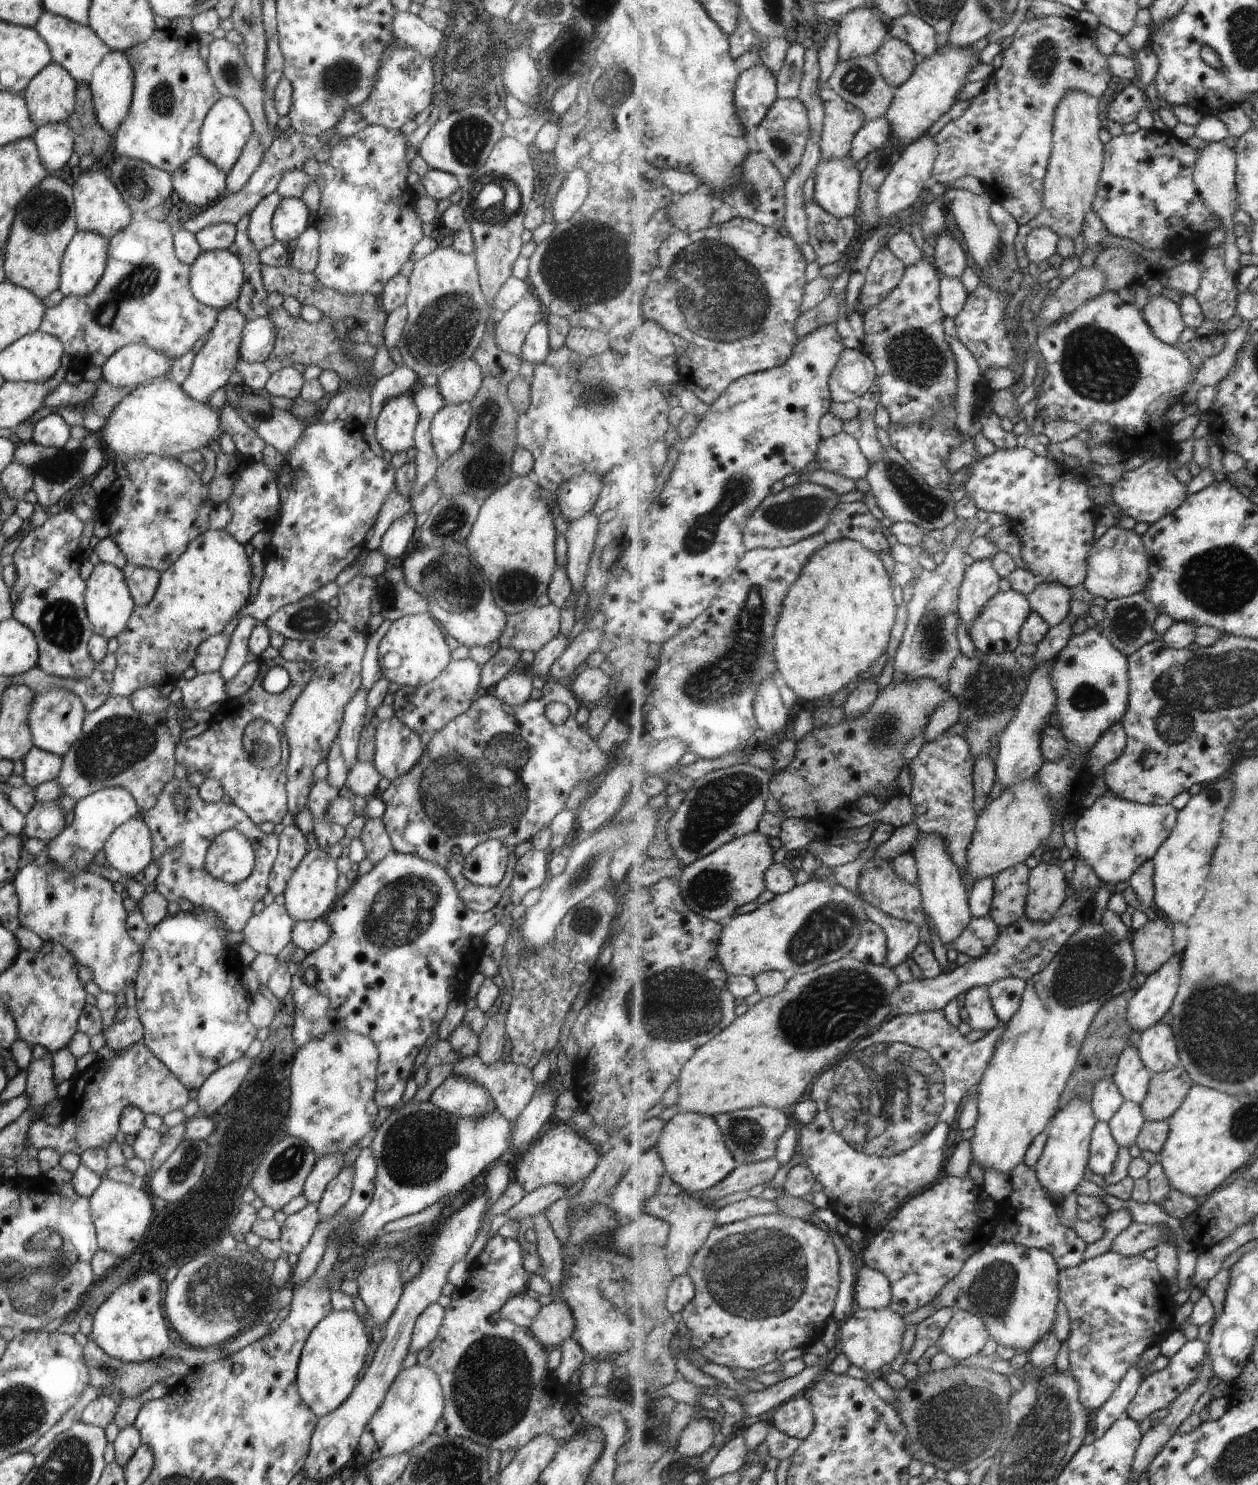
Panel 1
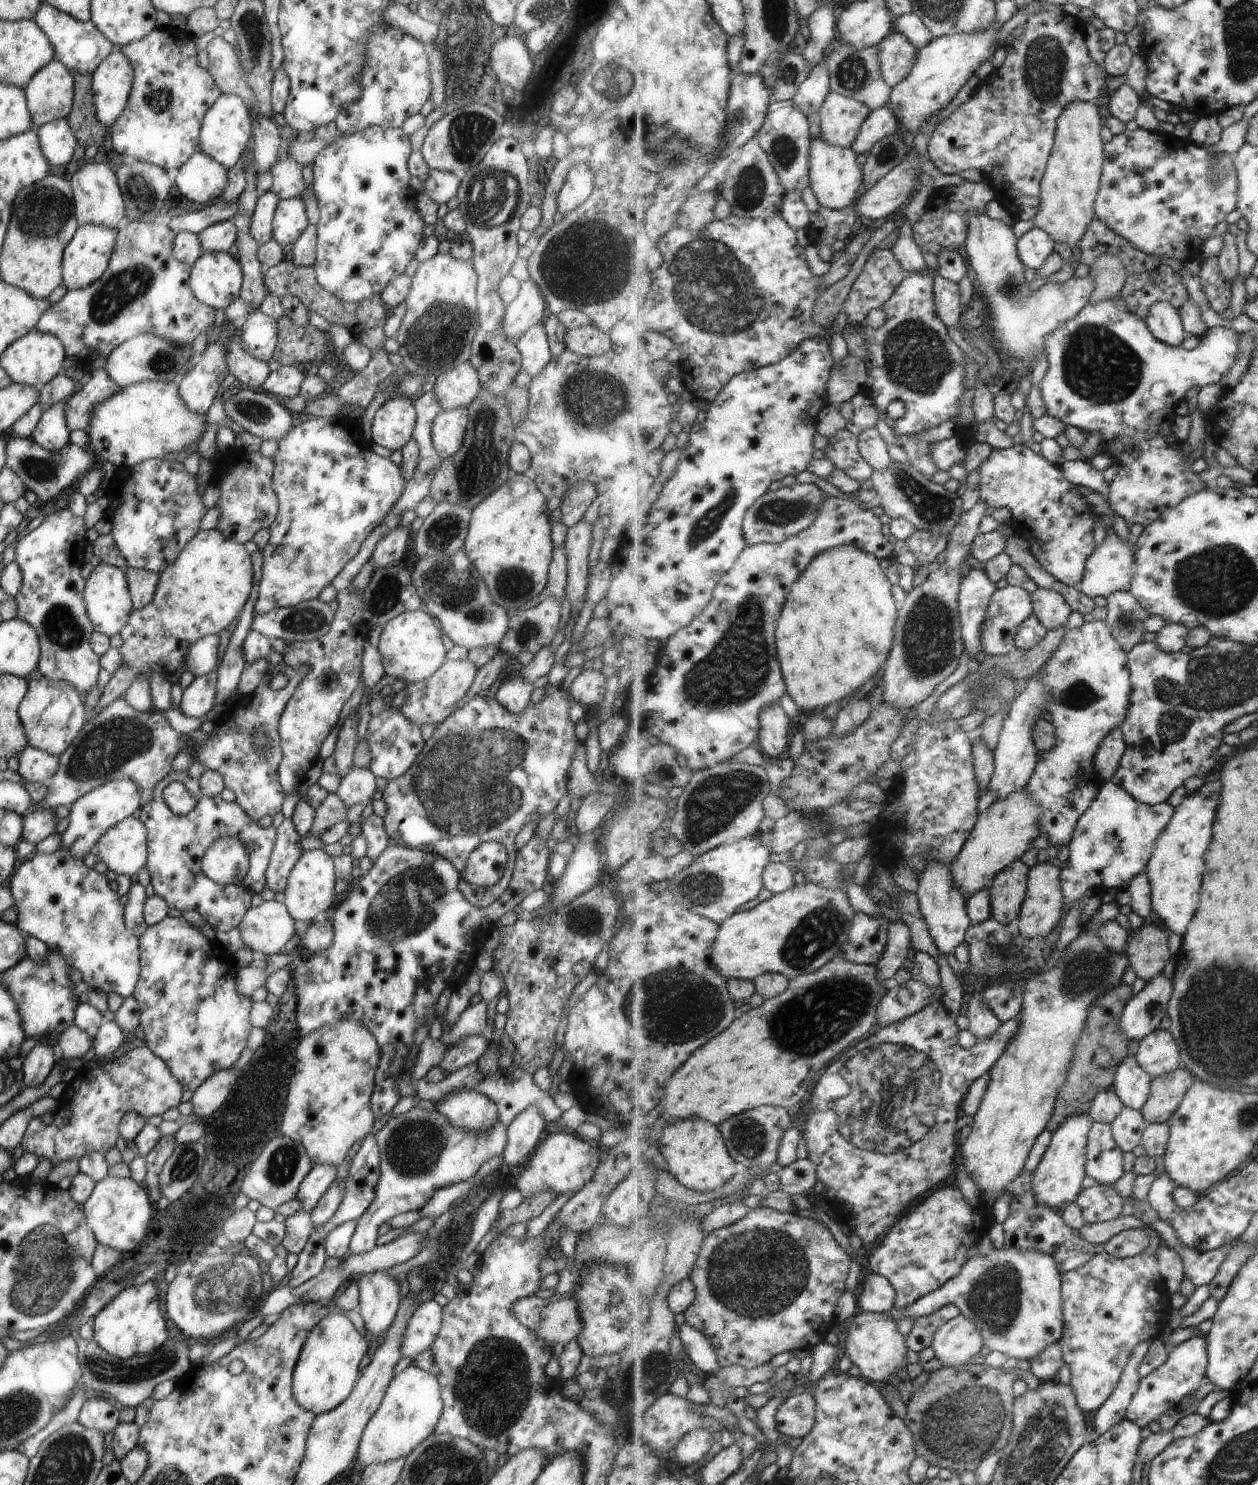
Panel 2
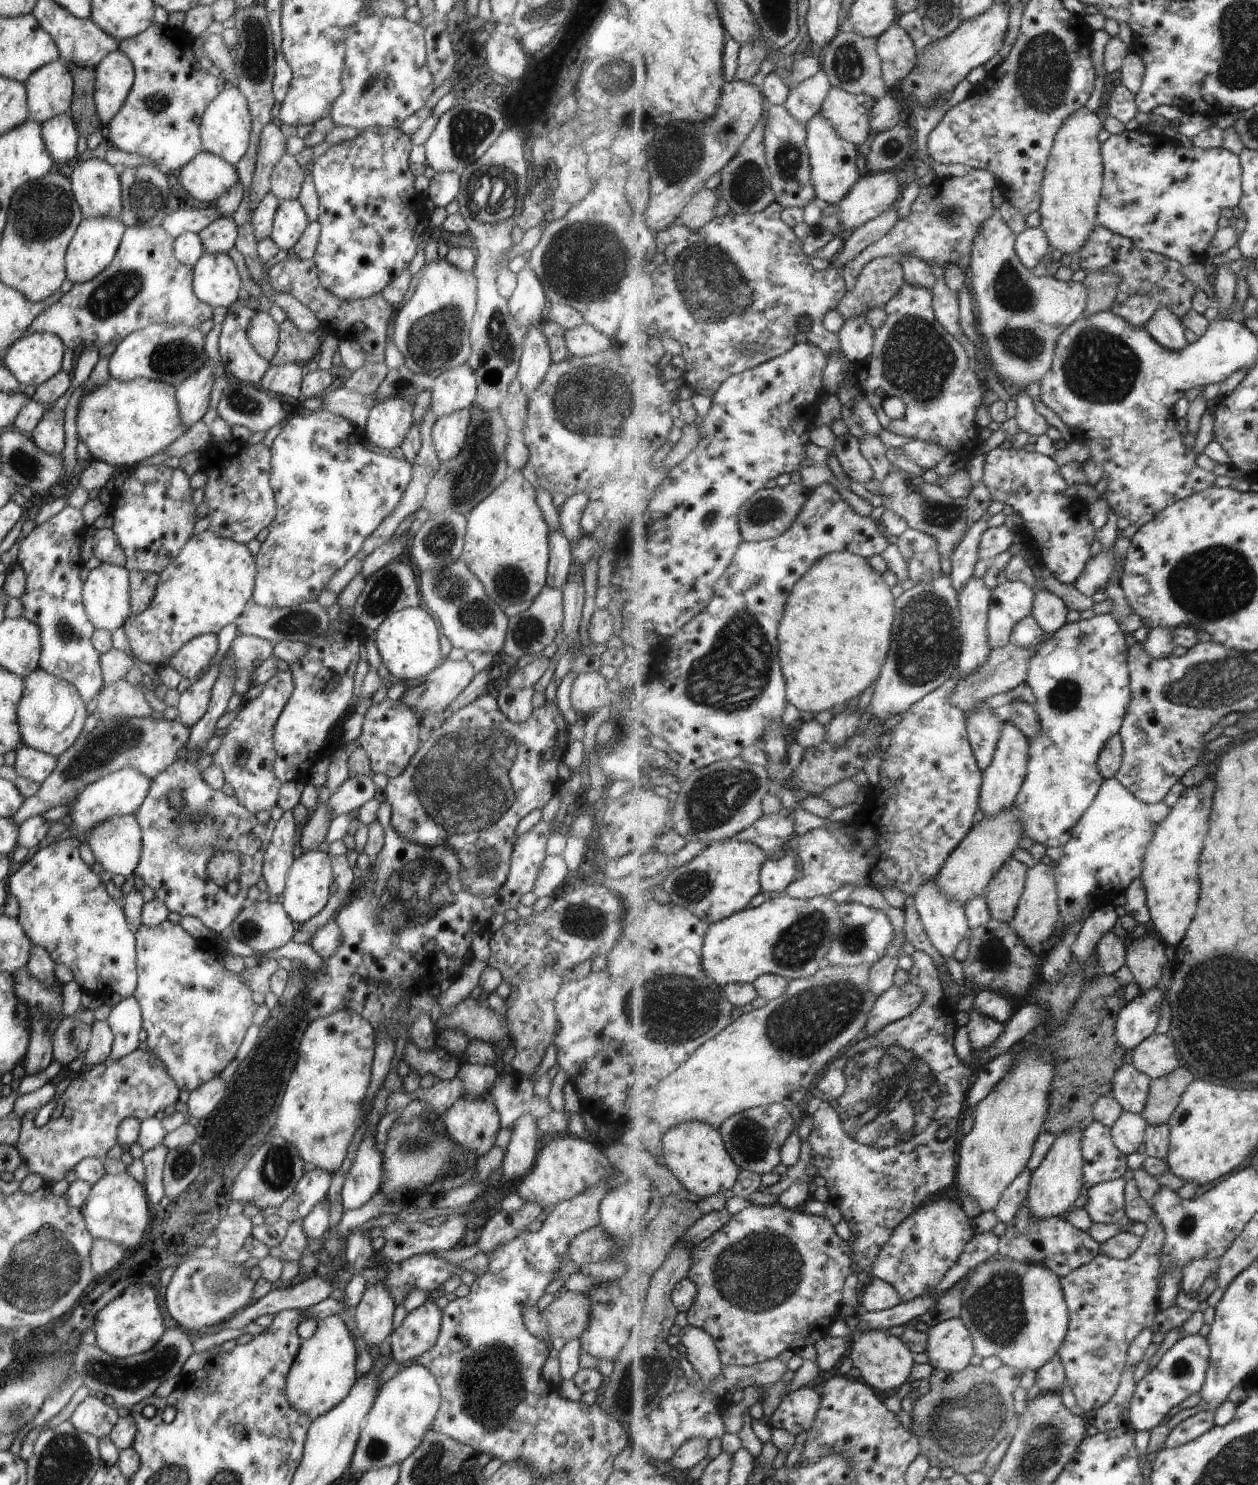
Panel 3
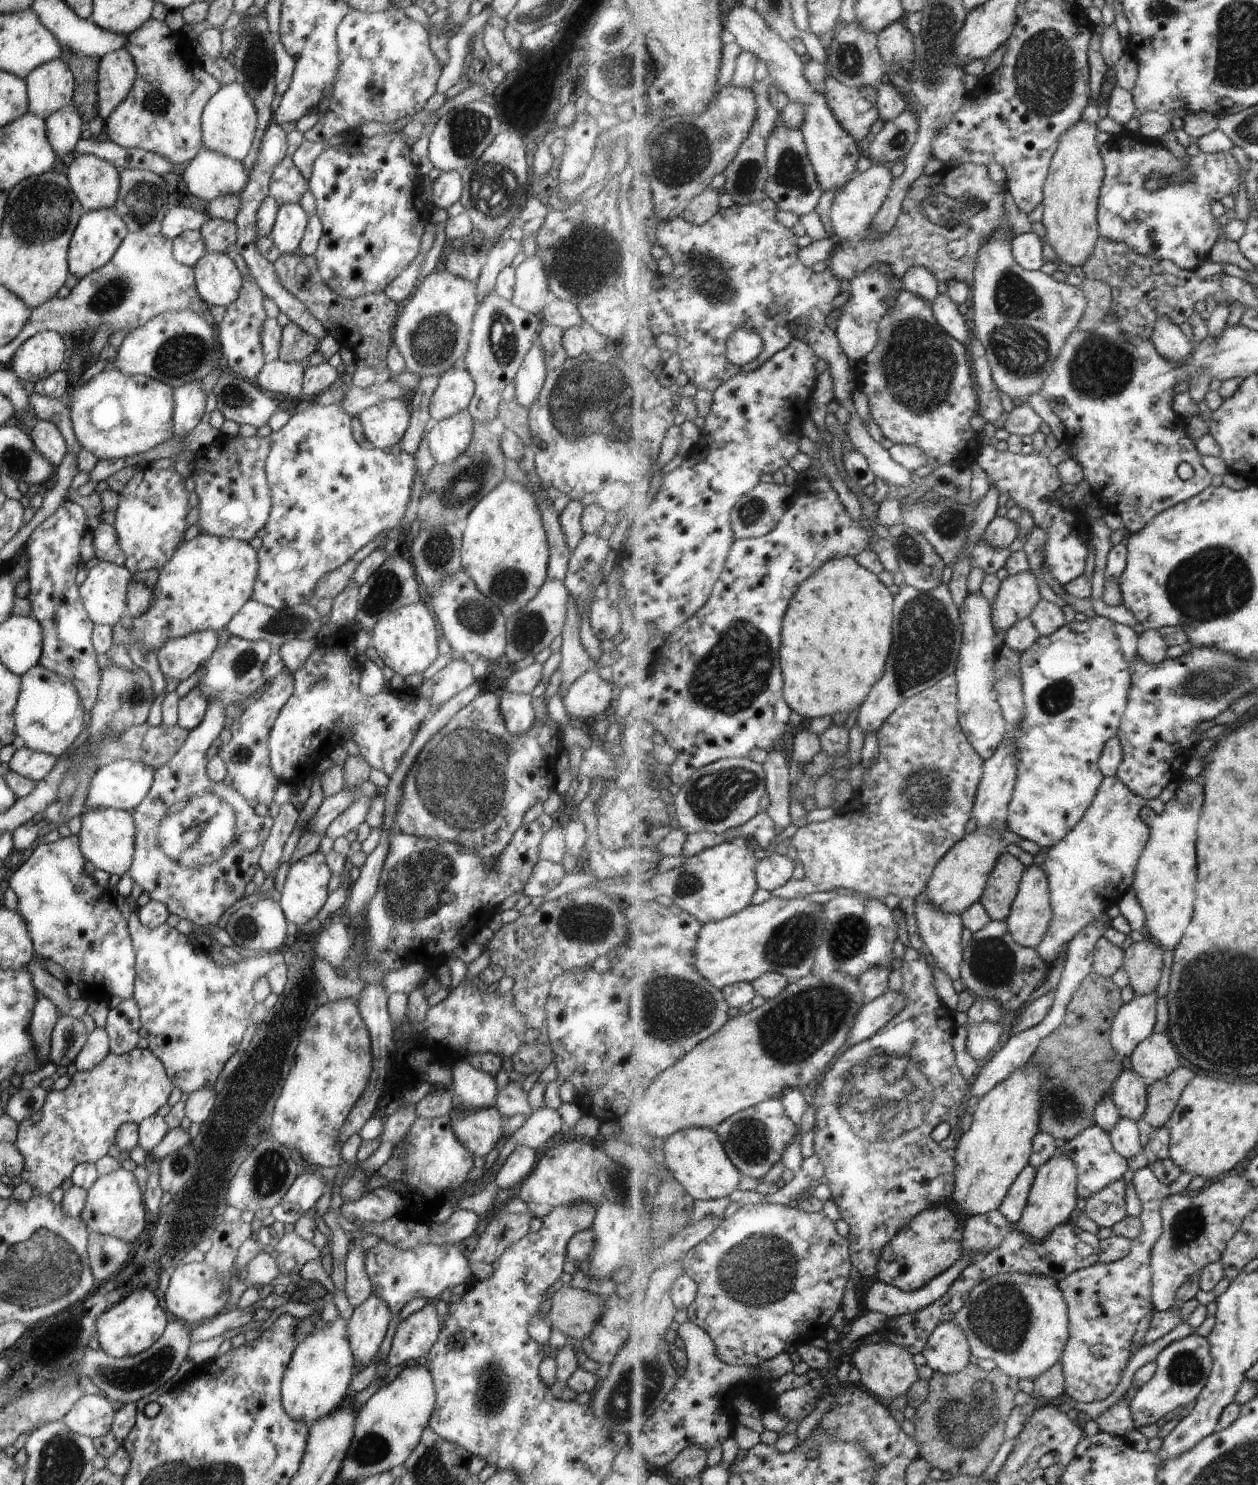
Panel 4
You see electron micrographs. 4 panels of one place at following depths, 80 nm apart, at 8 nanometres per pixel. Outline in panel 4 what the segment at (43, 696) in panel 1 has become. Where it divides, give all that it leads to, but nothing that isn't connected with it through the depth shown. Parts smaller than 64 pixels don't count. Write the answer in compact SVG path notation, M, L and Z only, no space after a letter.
M39 663L20 676L20 691L16 698L12 719L17 736L28 749L54 757L65 753L83 725L84 708L69 679L48 671Z

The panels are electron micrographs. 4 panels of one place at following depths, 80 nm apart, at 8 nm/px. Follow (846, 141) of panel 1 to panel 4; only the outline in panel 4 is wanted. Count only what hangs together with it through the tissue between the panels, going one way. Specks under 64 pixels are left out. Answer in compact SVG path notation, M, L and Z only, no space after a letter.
M831 75L826 83L824 95L843 128L858 142L871 139L869 132L873 124L880 119L877 89L854 89L845 86Z

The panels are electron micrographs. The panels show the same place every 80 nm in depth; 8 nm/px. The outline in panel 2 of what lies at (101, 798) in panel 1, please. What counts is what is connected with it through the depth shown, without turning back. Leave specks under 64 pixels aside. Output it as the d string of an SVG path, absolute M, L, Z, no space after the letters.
M113 779L91 789L80 796L70 806L68 826L59 835L58 848L68 849L74 859L82 860L87 852L92 852L98 838L114 824L129 815L135 815L140 808L138 788L129 779Z

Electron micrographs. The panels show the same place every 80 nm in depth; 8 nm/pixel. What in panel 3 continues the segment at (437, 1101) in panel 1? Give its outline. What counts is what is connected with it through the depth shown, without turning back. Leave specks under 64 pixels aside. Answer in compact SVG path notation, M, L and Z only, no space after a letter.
M476 1095L459 1097L447 1108L441 1118L446 1134L476 1157L483 1155L494 1145L495 1134L501 1127L495 1103L487 1097L481 1098Z

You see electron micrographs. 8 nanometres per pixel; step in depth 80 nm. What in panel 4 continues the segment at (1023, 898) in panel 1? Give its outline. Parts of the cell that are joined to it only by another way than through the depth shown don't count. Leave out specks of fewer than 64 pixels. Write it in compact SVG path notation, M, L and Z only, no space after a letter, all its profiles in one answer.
M1007 852L1002 854L980 900L992 920L1005 922L1008 919L1027 869L1015 856Z

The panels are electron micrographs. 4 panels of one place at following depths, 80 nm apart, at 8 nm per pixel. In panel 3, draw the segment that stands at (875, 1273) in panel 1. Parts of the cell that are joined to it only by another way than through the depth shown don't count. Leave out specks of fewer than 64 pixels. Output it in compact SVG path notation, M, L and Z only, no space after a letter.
M874 1277L869 1283L858 1300L867 1311L874 1313L895 1308L905 1302L900 1292L892 1284L877 1277Z

